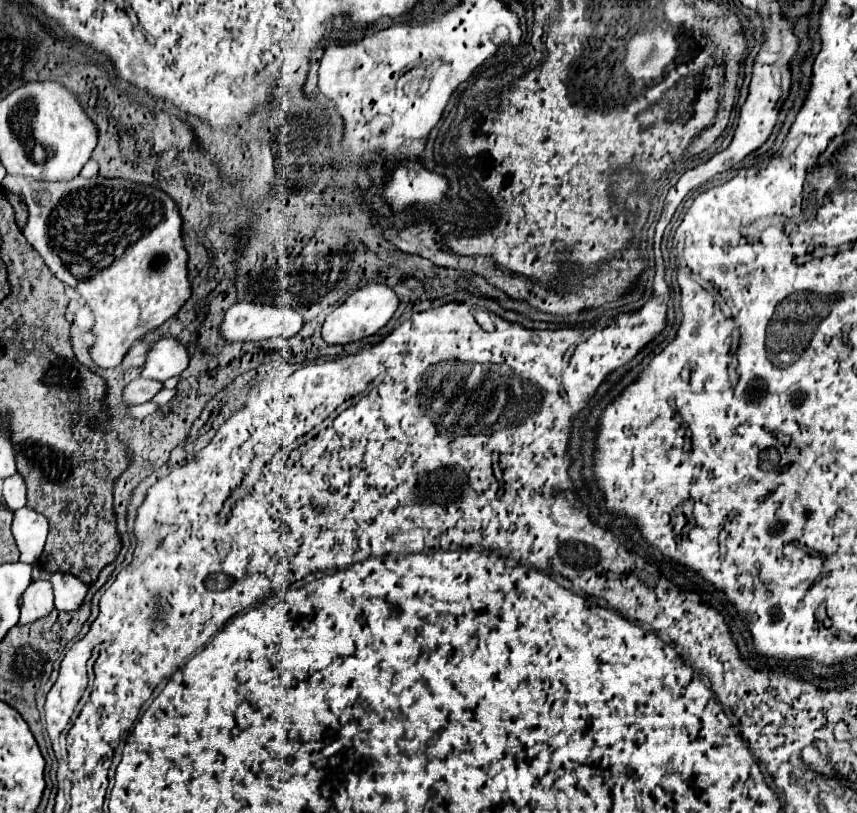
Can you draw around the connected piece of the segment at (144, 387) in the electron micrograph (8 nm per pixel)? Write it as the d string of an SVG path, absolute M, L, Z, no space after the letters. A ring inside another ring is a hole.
M135 378L133 382L129 382L123 390L123 402L127 406L135 406L135 404L143 404L147 400L151 400L159 390L163 388L161 382L157 380L145 380L145 378Z

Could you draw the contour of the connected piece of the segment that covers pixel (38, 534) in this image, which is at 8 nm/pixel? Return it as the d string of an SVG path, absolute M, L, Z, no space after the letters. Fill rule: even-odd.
M19 508L13 514L13 536L17 540L21 554L19 561L34 564L39 560L47 538L47 528L49 522L39 512L33 512L29 508Z

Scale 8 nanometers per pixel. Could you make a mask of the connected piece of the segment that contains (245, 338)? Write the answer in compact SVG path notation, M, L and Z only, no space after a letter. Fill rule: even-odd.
M237 302L225 312L219 324L219 334L227 342L257 342L257 340L267 340L275 336L291 338L301 330L301 326L303 326L301 314L291 310L289 304L263 306L263 304L251 304L251 302Z

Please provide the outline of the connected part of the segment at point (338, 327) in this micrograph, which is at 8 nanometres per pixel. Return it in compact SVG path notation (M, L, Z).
M367 284L359 290L355 290L337 310L333 310L325 324L323 324L323 340L327 344L349 344L349 342L357 342L365 336L375 334L379 328L383 328L391 316L395 314L399 306L399 298L395 296L395 292L389 286L383 284Z

